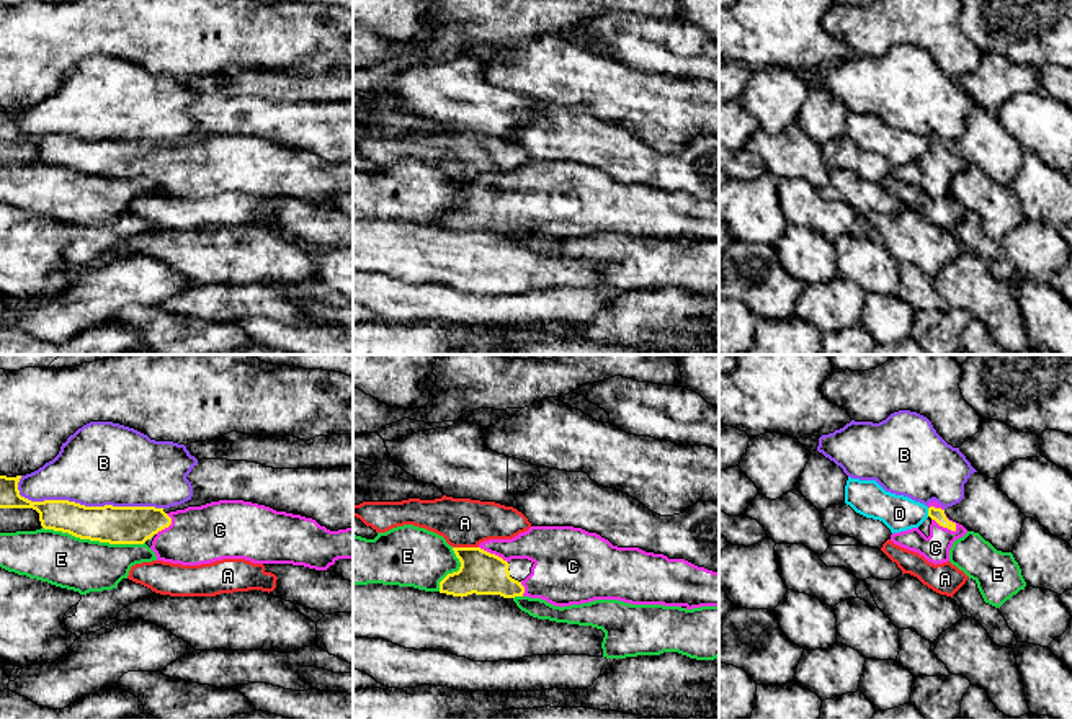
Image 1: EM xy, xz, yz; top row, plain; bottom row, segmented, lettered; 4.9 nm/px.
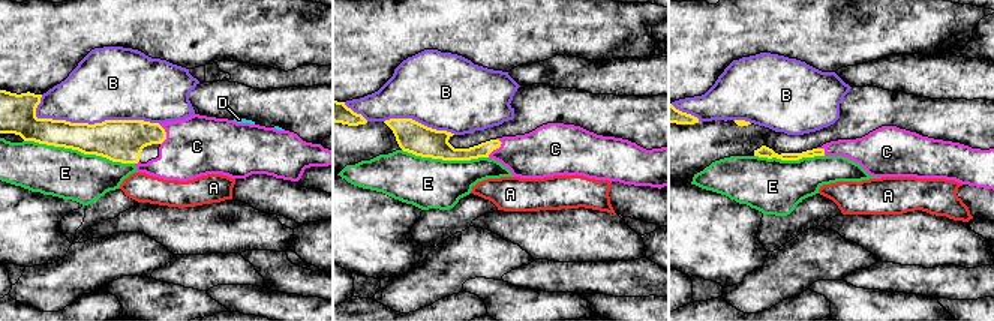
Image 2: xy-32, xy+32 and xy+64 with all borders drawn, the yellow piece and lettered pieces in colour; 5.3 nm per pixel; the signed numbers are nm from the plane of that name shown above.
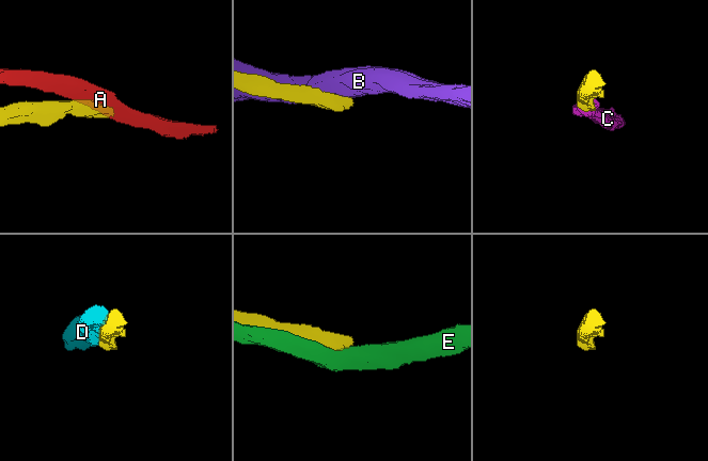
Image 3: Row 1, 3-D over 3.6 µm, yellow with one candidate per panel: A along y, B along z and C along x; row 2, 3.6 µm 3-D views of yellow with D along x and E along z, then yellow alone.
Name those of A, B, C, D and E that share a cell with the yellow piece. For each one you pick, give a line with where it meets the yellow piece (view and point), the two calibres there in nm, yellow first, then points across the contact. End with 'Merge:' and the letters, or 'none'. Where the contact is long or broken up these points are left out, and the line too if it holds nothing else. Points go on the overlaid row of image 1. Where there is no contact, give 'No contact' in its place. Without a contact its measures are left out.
C: Touches yellow at yz (945, 526). Thickness 70 nm (yellow) against 140 nm. Path across: yz (938, 515), (945, 526), (935, 548)
Merge: C

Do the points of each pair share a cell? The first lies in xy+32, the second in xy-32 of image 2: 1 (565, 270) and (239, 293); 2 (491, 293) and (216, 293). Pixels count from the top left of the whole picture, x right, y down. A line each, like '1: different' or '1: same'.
1: different
2: different

